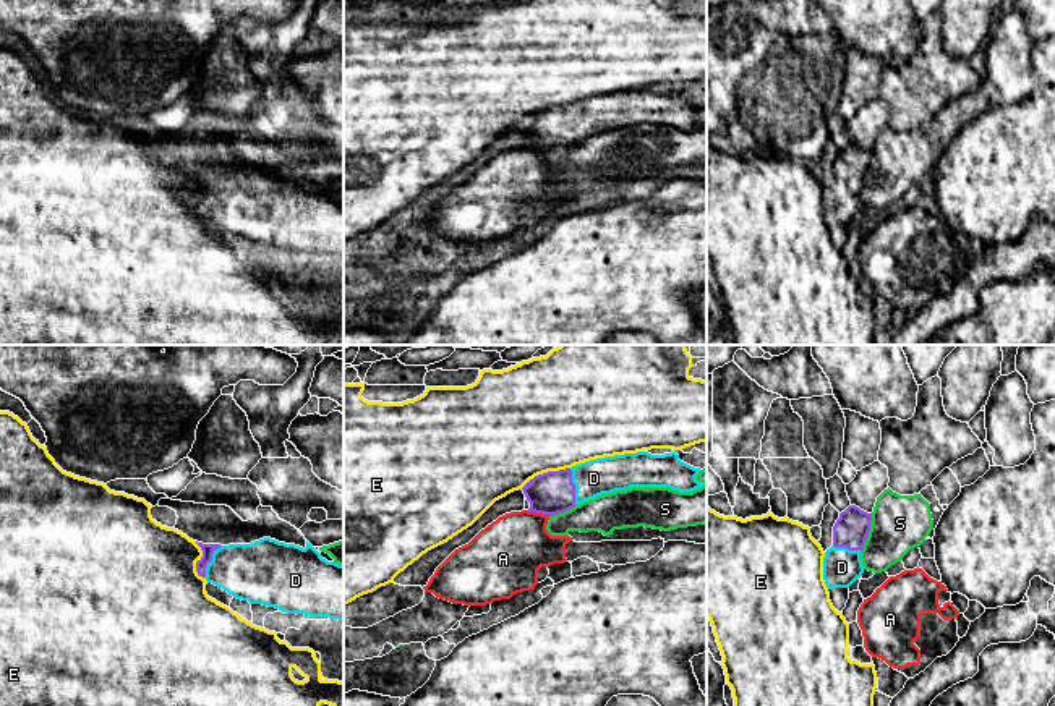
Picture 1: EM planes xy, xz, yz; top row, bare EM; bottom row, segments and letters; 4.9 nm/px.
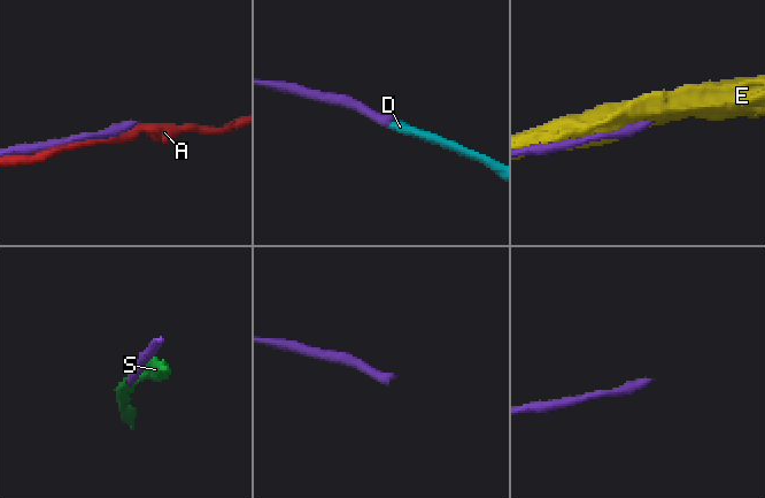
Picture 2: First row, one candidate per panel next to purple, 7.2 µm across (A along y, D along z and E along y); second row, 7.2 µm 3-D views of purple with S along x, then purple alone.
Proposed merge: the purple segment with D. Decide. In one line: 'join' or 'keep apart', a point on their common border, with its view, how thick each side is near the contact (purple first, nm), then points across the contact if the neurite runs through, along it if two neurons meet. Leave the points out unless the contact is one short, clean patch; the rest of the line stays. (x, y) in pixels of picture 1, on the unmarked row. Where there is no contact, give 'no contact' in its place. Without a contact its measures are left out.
join; meets purple in xz at (574, 123); 220 nm thick on the purple side, 180 nm on the other; runs through xz (551, 130), (574, 123), (593, 115)

